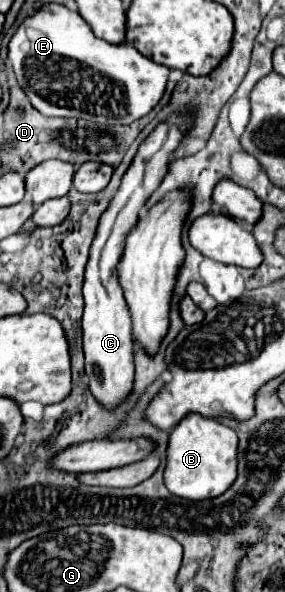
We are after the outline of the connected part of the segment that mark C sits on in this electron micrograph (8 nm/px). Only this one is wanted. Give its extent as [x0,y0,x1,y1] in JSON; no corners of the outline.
[83,118,191,408]

